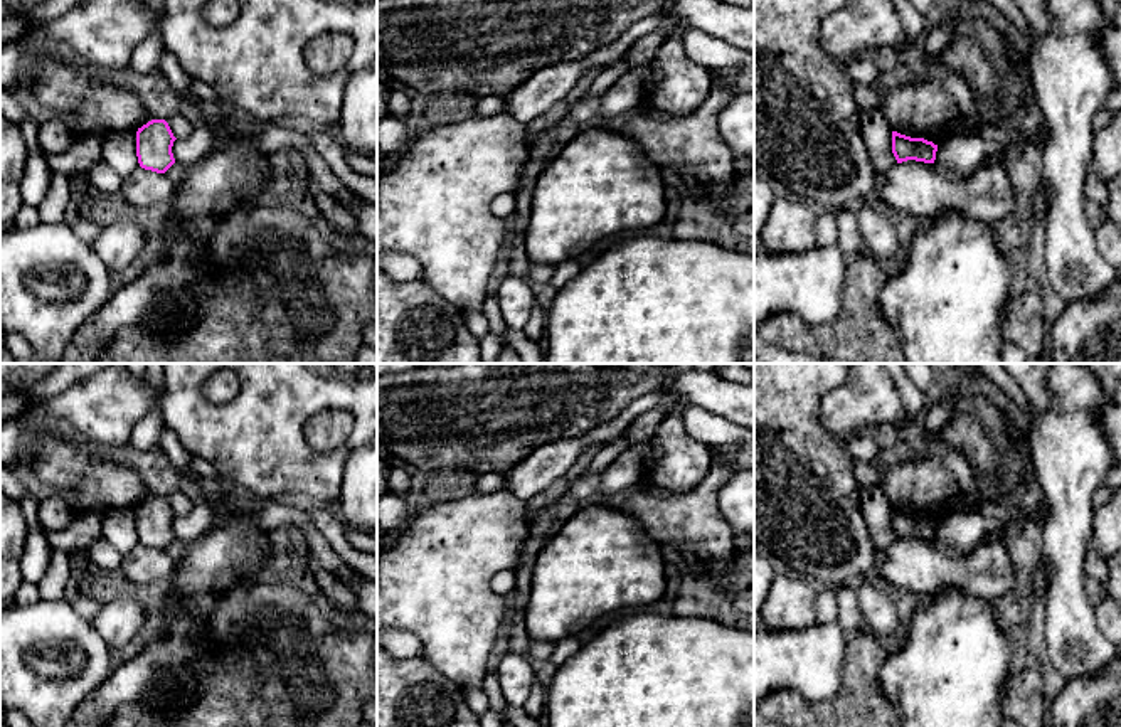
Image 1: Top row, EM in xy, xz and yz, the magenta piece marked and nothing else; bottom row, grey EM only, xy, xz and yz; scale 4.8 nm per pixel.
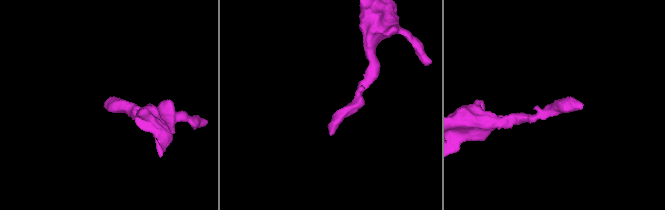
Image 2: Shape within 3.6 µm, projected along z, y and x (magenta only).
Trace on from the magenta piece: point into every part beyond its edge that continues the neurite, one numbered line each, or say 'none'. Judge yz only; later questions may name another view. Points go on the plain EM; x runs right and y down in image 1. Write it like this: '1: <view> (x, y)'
none

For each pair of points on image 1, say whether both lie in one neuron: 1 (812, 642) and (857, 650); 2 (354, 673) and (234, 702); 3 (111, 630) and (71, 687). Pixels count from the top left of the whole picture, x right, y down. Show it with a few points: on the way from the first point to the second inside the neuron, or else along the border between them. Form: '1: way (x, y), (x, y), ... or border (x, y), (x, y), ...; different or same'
1: border (847, 640), (840, 687); different
2: way (324, 677), (286, 689), (273, 702), (265, 702); same
3: border (90, 621), (111, 650); different

